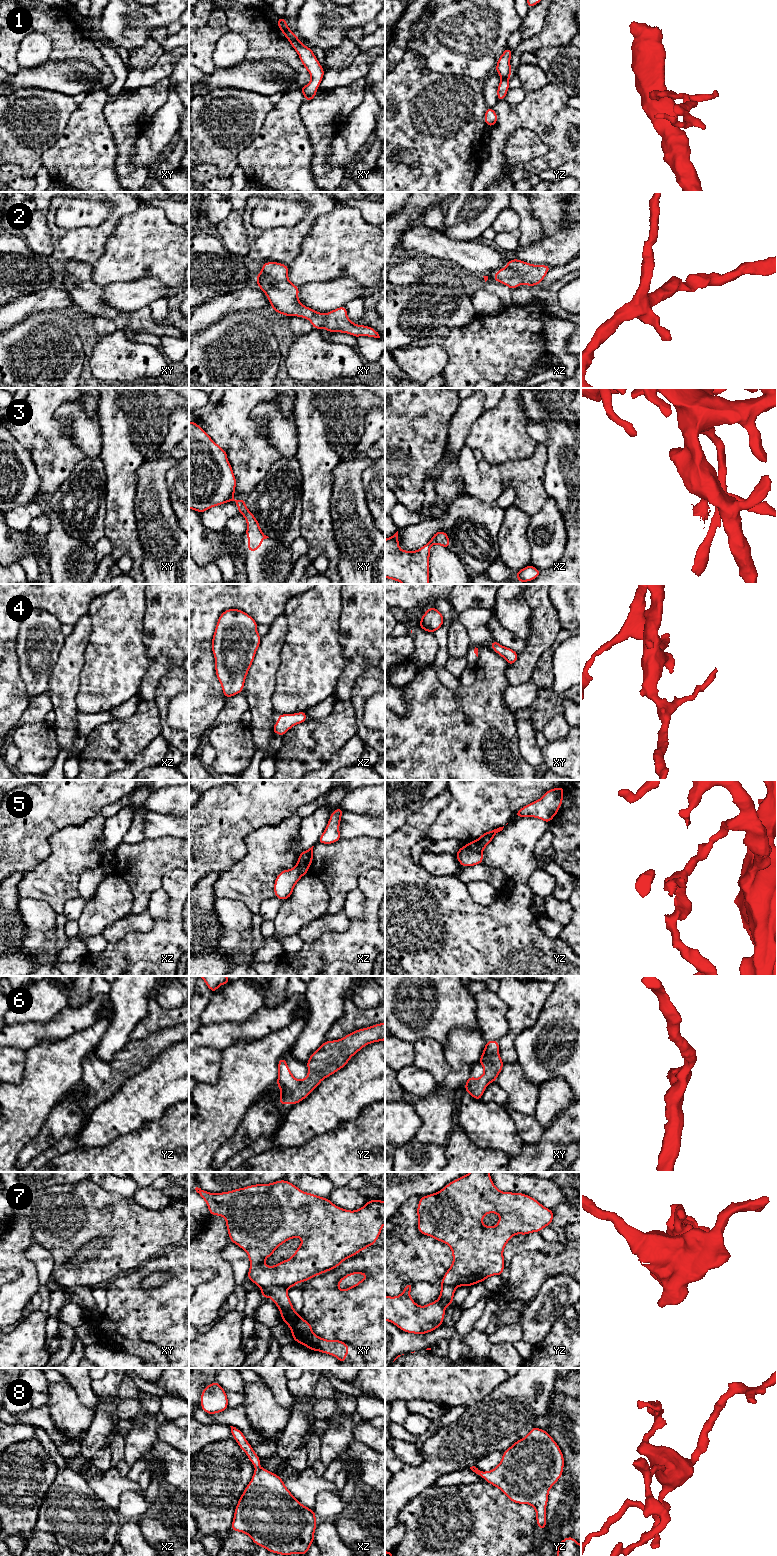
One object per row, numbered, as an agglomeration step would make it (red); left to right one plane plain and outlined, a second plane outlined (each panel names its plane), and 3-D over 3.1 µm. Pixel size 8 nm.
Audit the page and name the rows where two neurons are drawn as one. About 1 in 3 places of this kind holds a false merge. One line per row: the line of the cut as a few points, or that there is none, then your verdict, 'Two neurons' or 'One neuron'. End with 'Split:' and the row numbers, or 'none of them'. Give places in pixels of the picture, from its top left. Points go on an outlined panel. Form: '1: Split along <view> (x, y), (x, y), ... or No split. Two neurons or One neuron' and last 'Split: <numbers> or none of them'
1: No split. One neuron
2: No split. One neuron
3: No split. One neuron
4: No split. One neuron
5: Split along yz (466, 845), (472, 850), (480, 852). Two neurons
6: No split. One neuron
7: Split along xy (286, 1288), (268, 1286), (262, 1289). Two neurons
8: No split. One neuron
Split: 5, 7

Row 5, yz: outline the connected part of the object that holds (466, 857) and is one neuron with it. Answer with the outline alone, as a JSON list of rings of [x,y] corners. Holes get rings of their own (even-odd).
[[[467,845],[462,846],[455,856],[463,867],[475,866],[483,863],[483,854],[481,852],[472,851]]]

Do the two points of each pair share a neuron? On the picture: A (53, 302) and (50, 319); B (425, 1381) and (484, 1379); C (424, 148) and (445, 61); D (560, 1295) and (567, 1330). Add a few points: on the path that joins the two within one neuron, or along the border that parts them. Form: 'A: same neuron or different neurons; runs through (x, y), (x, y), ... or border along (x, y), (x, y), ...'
A: different neurons; border along (68, 310), (43, 310), (30, 315)
B: same neuron; runs through (440, 1379), (469, 1379)
C: different neurons; border along (421, 62), (427, 69), (434, 72), (465, 75)
D: different neurons; border along (570, 1305), (554, 1322), (549, 1331)

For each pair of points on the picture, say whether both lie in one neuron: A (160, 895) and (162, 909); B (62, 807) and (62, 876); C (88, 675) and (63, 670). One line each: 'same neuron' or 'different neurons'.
A: same neuron
B: different neurons
C: different neurons

